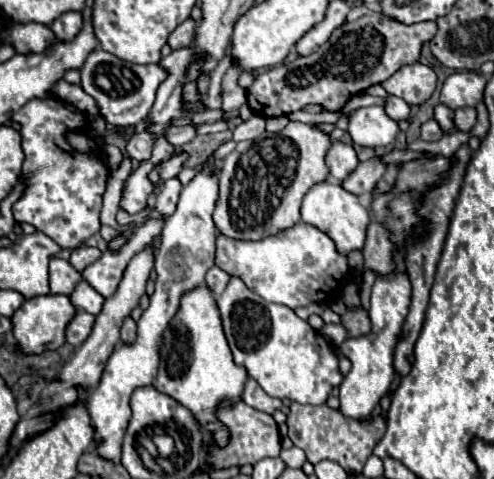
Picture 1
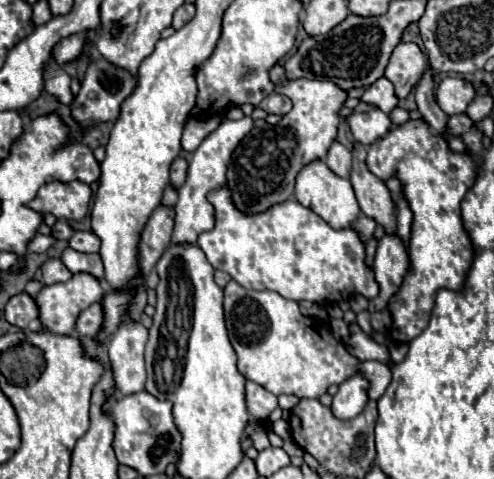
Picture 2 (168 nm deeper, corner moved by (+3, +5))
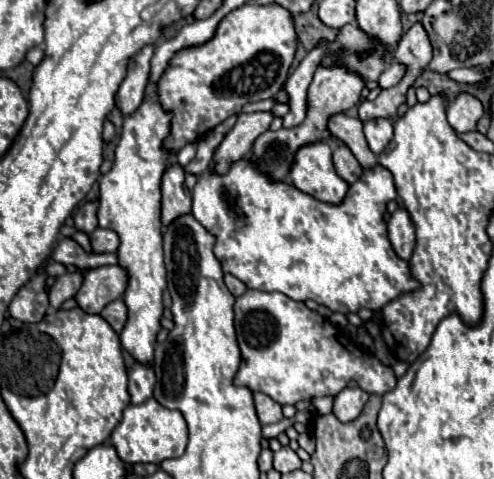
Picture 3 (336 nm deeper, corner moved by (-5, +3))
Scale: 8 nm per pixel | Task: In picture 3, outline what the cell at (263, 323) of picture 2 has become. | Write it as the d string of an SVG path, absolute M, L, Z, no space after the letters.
M246 289L244 295L236 297L234 325L242 351L242 365L234 383L250 391L262 391L280 405L338 395L350 381L356 381L358 387L376 395L384 395L396 387L392 367L384 365L376 355L364 353L352 341L348 349L348 339L338 327L284 293Z

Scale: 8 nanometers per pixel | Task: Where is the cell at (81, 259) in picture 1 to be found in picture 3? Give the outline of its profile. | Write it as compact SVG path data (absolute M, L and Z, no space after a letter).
M96 229L90 235L90 245L94 253L114 253L118 249L118 235L108 229Z

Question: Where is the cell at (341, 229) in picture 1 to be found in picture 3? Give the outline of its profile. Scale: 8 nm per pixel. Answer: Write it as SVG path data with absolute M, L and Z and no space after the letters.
M326 143L302 147L290 175L296 189L330 205L340 205L348 193L348 183L336 173L332 151Z

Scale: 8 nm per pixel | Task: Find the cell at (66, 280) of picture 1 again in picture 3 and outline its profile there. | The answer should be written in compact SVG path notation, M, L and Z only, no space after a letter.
M74 271L74 273L64 273L64 275L56 277L56 281L54 281L54 285L52 285L50 293L48 293L50 305L52 305L54 309L58 309L66 299L74 297L74 293L80 289L82 279L84 279L84 277L82 277L82 273L78 273L78 271Z

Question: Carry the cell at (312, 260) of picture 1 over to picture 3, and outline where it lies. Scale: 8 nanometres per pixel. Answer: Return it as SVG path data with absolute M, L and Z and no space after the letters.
M242 159L238 163L234 163L230 167L230 171L226 175L216 175L212 171L204 171L204 175L198 177L196 187L192 189L192 215L206 227L208 233L212 233L216 237L216 245L214 245L214 255L222 265L224 273L232 273L236 275L248 289L260 289L260 291L280 291L284 295L288 295L294 301L306 301L306 299L314 299L320 305L326 305L332 311L338 313L348 313L348 311L358 311L360 307L366 309L382 309L386 303L390 303L392 299L396 299L398 295L412 291L418 287L418 283L410 277L410 269L408 263L398 259L396 253L392 251L390 243L388 243L388 233L386 233L386 223L384 223L384 211L386 211L386 203L396 199L396 189L394 189L394 181L392 175L388 175L388 171L384 171L384 167L376 165L376 171L364 171L364 175L350 185L350 199L344 199L344 203L340 205L326 205L320 203L318 199L298 191L294 185L286 185L286 183L268 183L268 179L264 179L264 175L260 175L260 171L252 171L252 163L248 163L248 159Z

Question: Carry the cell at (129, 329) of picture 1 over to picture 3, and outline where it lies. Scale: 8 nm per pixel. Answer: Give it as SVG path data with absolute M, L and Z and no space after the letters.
M136 361L128 369L128 391L132 397L132 403L144 403L144 399L152 397L156 377L152 371L152 365Z

